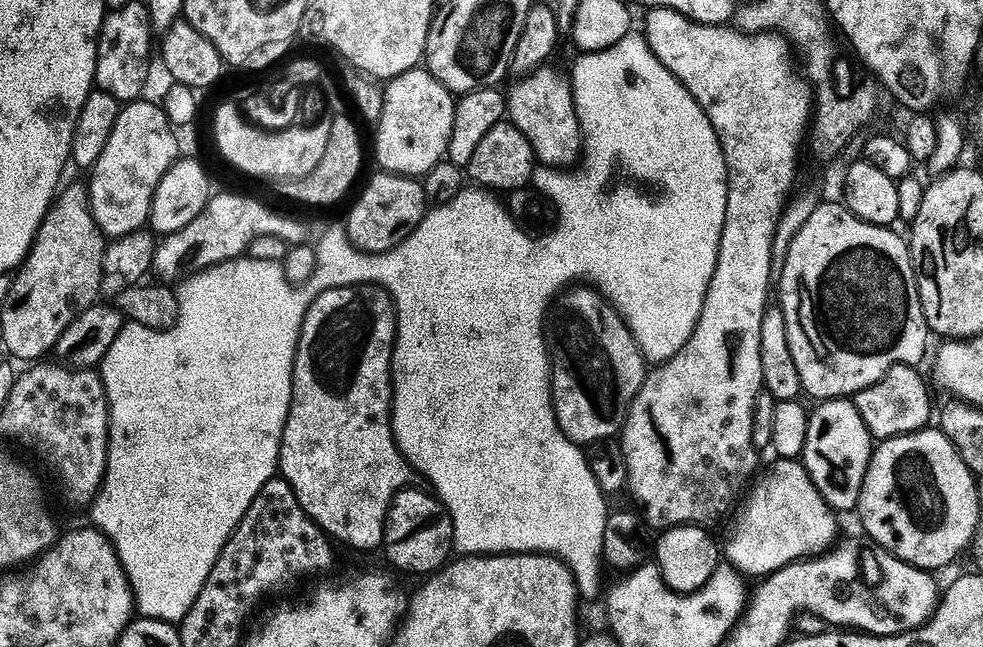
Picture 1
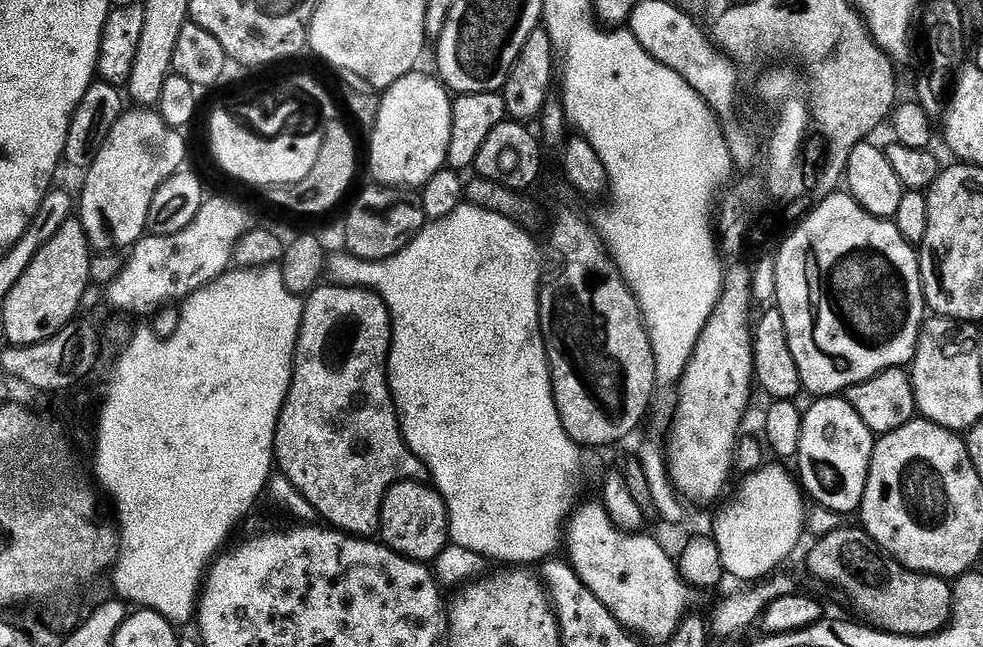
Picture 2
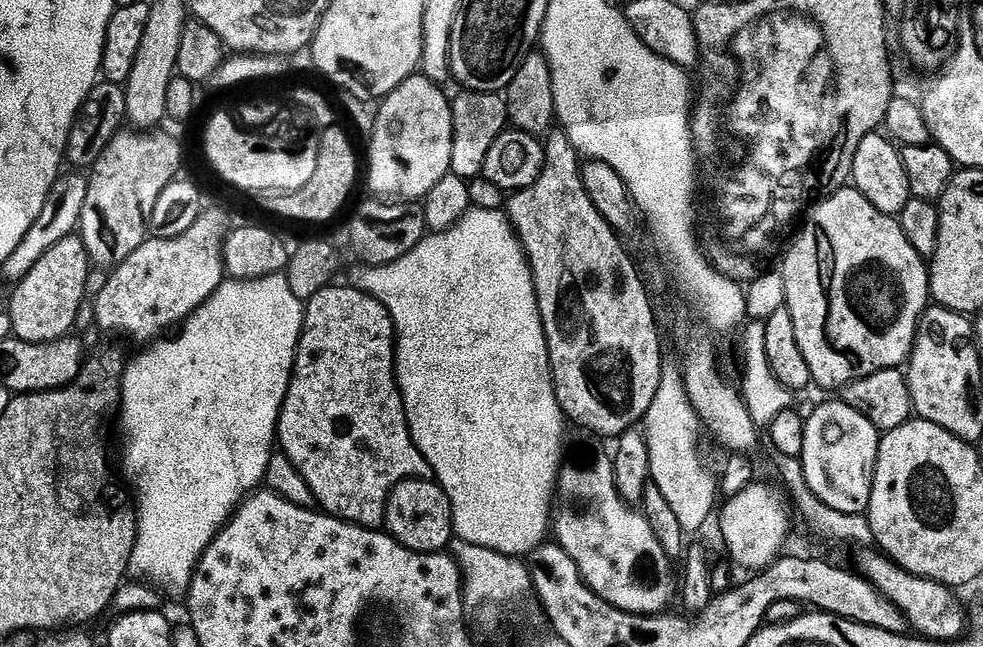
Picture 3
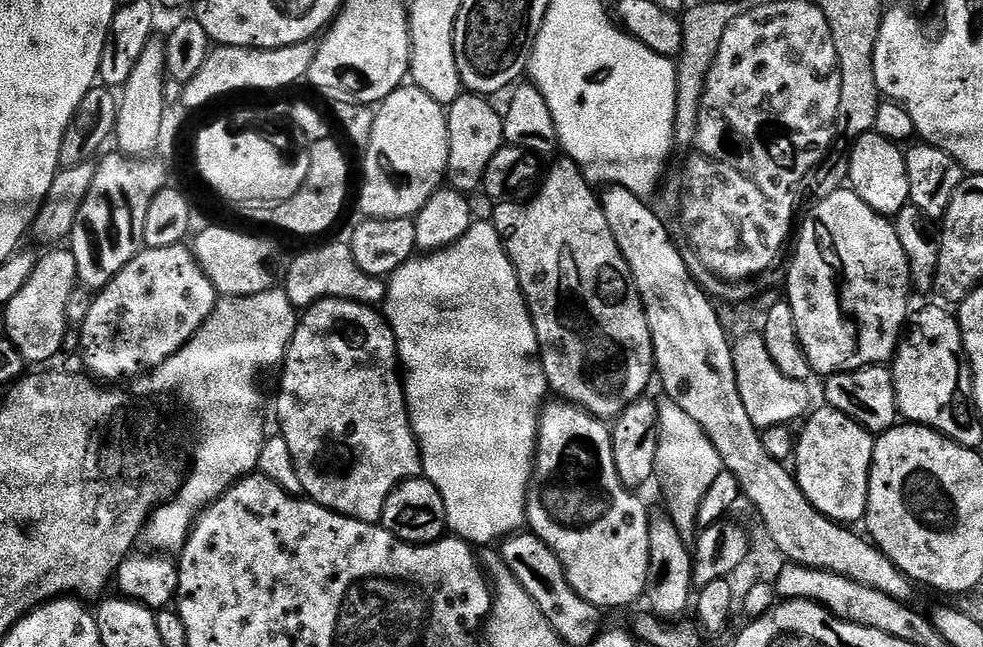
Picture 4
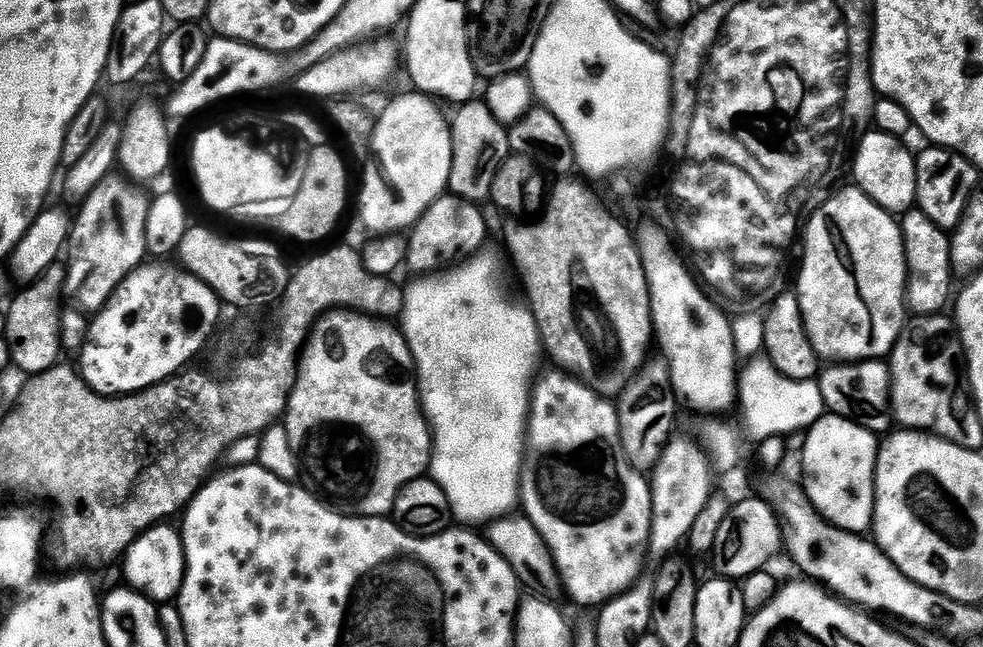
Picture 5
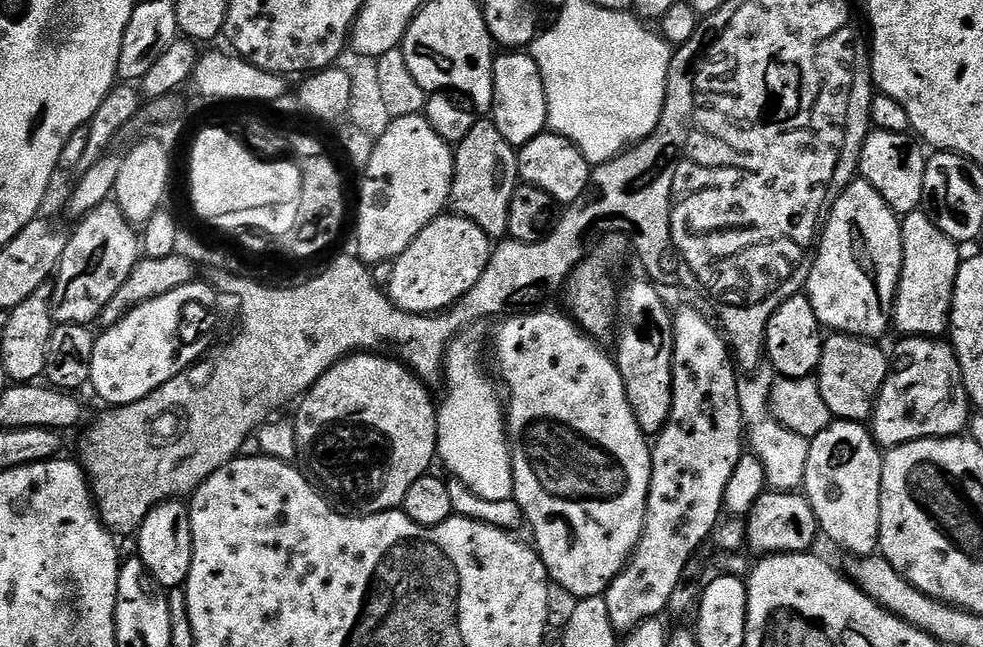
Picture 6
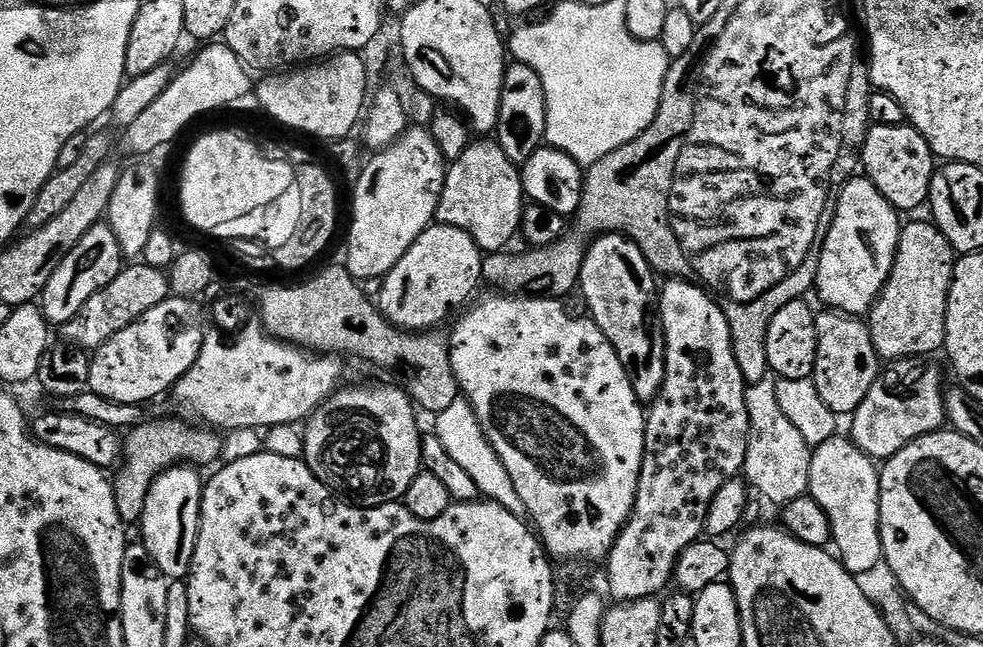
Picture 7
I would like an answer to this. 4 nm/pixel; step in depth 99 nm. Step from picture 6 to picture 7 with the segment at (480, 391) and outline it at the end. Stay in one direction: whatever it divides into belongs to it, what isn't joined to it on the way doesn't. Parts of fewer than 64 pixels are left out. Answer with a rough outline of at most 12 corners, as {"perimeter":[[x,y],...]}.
{"perimeter":[[467,399],[439,413],[435,436],[481,497],[527,517]]}

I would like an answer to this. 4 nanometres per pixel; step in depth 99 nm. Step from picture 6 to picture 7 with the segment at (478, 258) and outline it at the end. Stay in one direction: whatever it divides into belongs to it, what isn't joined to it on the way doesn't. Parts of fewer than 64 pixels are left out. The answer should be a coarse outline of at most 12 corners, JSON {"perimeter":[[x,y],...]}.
{"perimeter":[[433,223],[384,277],[389,324],[427,332],[481,287],[485,253]]}

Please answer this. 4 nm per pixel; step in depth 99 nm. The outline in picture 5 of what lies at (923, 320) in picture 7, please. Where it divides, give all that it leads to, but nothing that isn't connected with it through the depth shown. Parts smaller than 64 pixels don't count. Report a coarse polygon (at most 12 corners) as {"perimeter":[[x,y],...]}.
{"perimeter":[[925,212],[899,221],[916,316],[949,307],[952,242]]}

